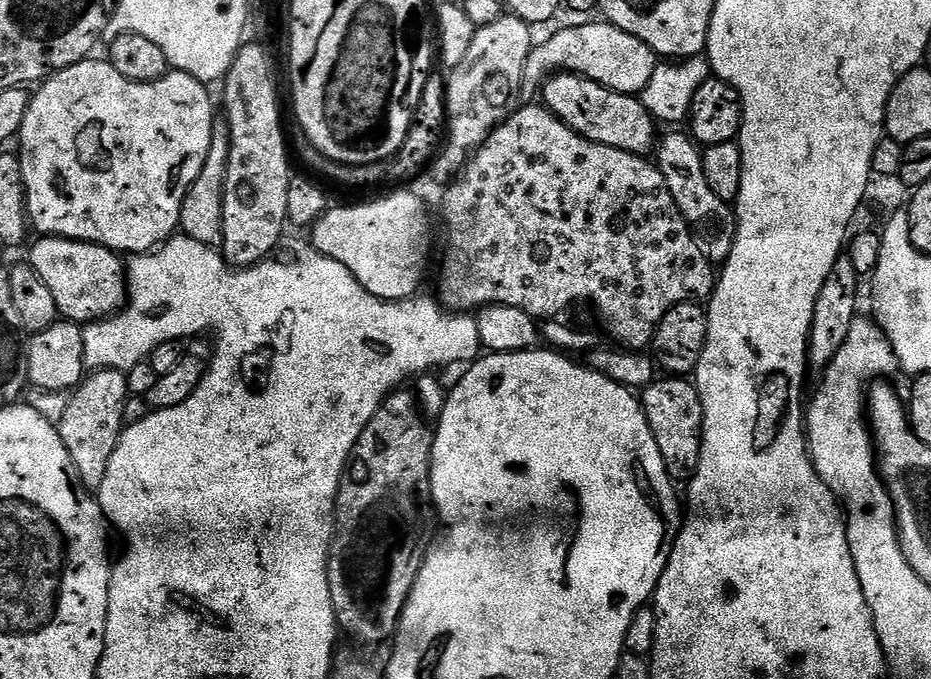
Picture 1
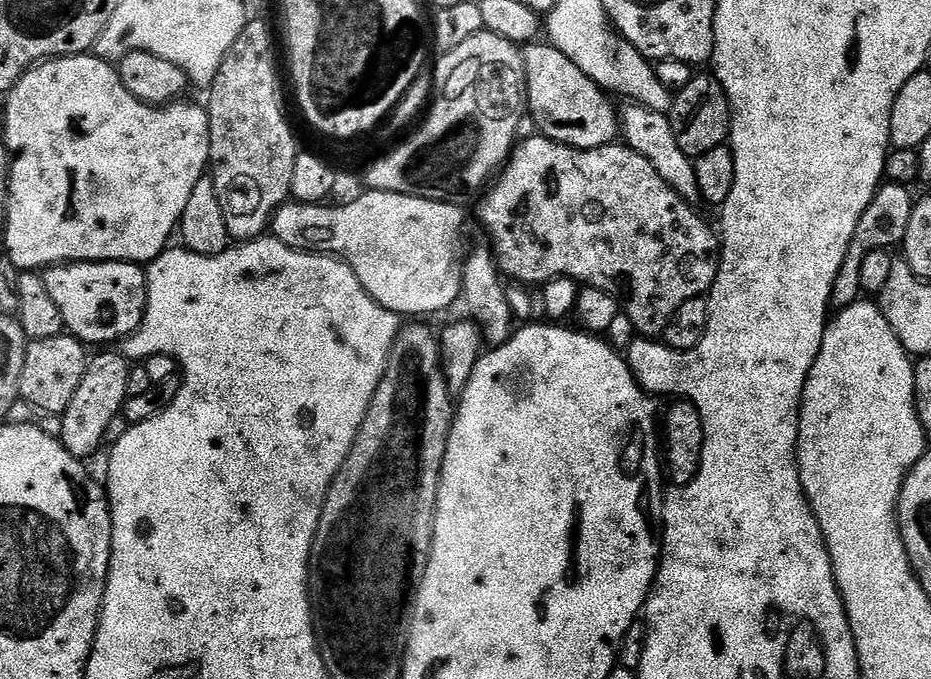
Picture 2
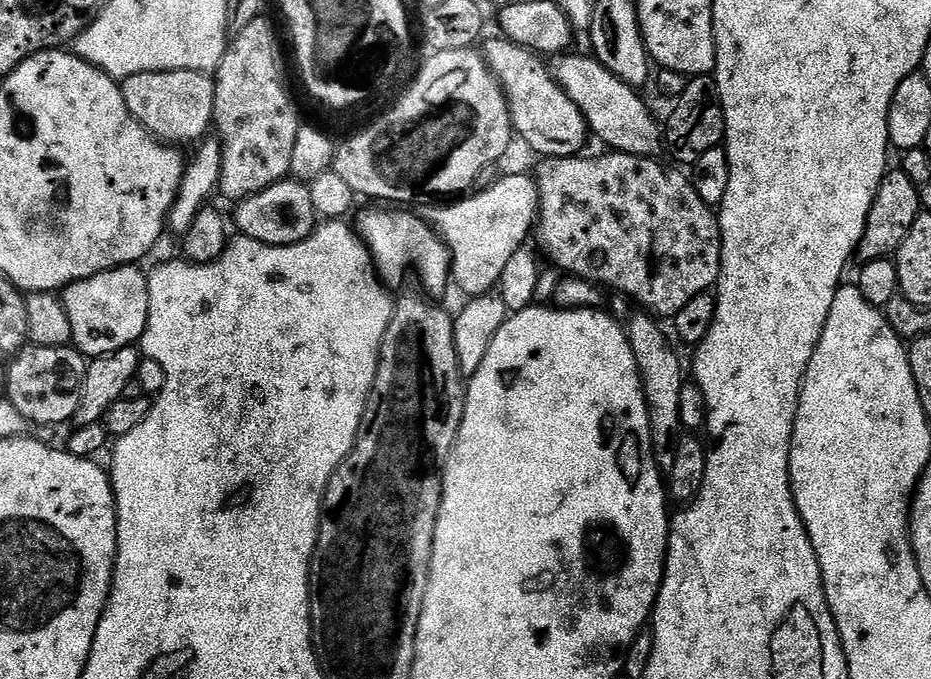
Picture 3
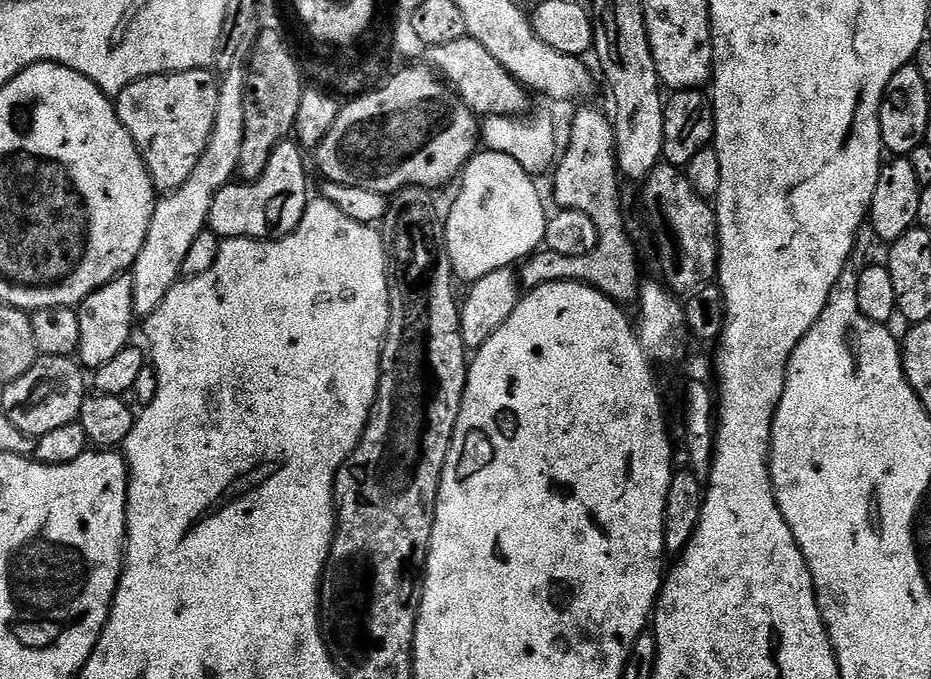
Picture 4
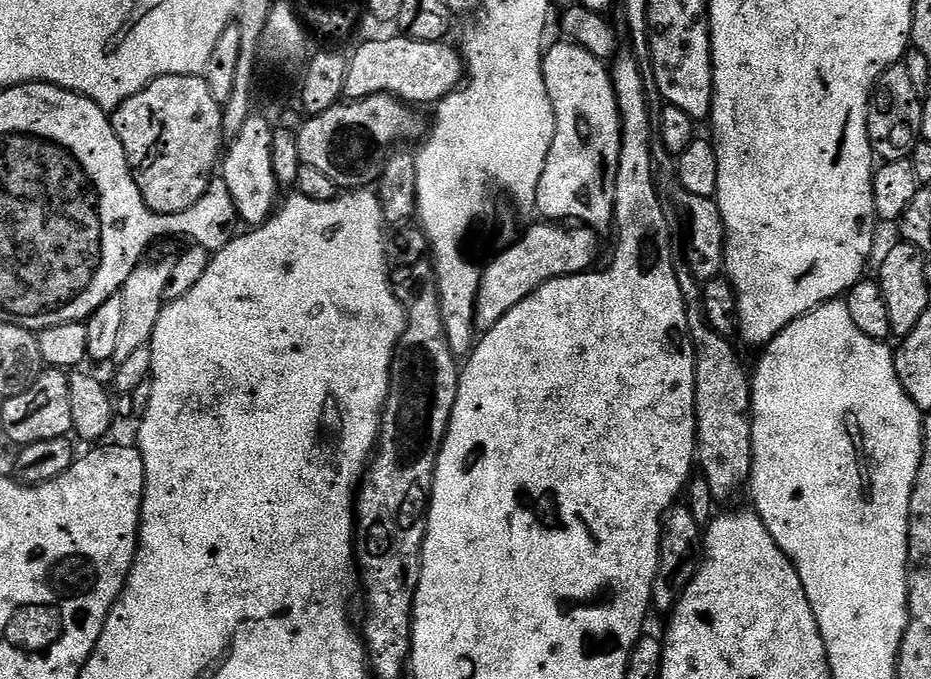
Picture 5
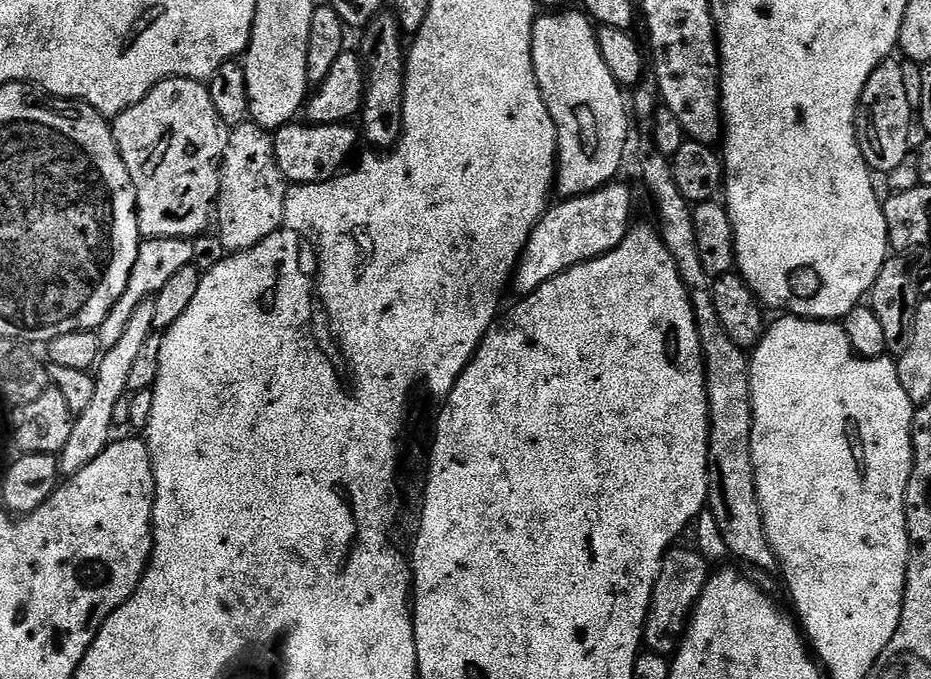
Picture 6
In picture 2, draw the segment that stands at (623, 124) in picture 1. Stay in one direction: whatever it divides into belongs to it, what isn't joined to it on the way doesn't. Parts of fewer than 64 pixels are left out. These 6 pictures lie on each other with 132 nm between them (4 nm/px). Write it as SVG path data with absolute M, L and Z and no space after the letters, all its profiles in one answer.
M533 42L523 49L528 87L526 108L529 113L532 111L535 131L562 146L582 150L617 143L621 135L620 118L617 105L611 104L609 93L586 78L586 74L582 74L566 54L562 54L562 50L553 48L548 42L540 43Z

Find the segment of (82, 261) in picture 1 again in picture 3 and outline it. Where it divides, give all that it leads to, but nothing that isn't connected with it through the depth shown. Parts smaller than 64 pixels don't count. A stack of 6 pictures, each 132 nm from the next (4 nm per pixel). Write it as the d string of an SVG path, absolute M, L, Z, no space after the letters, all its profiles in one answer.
M127 264L124 268L106 270L102 274L94 274L90 278L82 278L62 289L62 299L66 306L66 314L70 318L71 347L77 348L86 358L95 358L114 354L114 350L131 348L139 345L144 337L146 322L150 314L150 290L145 269L135 264Z

